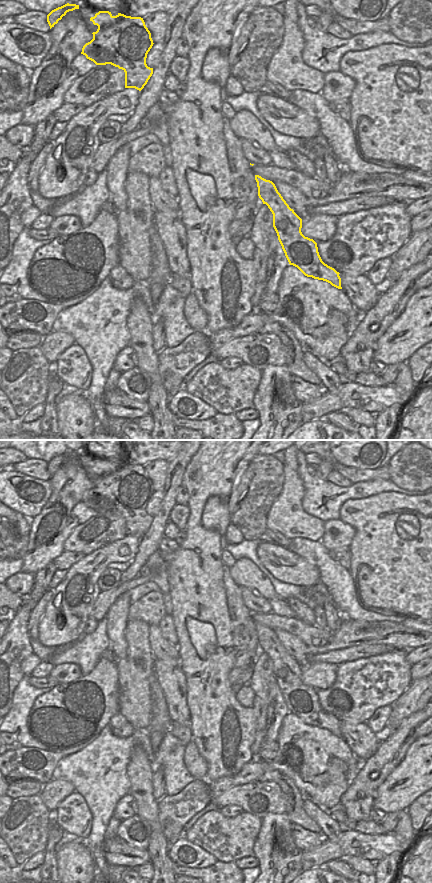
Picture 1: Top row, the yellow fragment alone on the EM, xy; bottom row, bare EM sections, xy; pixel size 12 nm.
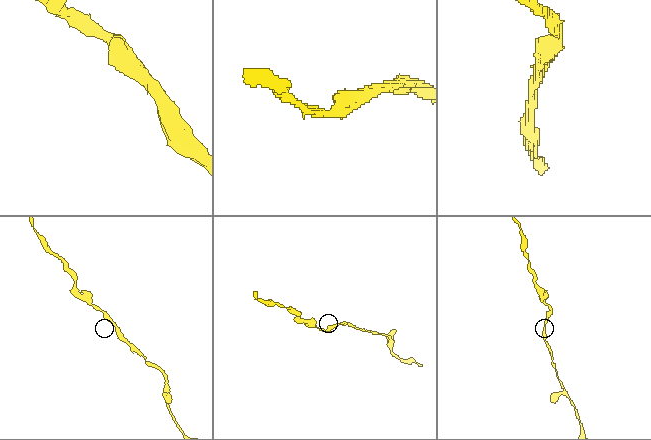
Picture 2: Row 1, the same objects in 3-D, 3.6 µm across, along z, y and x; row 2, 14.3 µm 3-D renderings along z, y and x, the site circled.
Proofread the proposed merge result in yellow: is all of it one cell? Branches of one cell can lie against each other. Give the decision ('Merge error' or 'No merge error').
No merge error.

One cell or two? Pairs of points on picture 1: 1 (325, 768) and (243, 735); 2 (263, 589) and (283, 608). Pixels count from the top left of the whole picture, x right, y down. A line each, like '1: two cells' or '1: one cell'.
1: two cells
2: two cells

